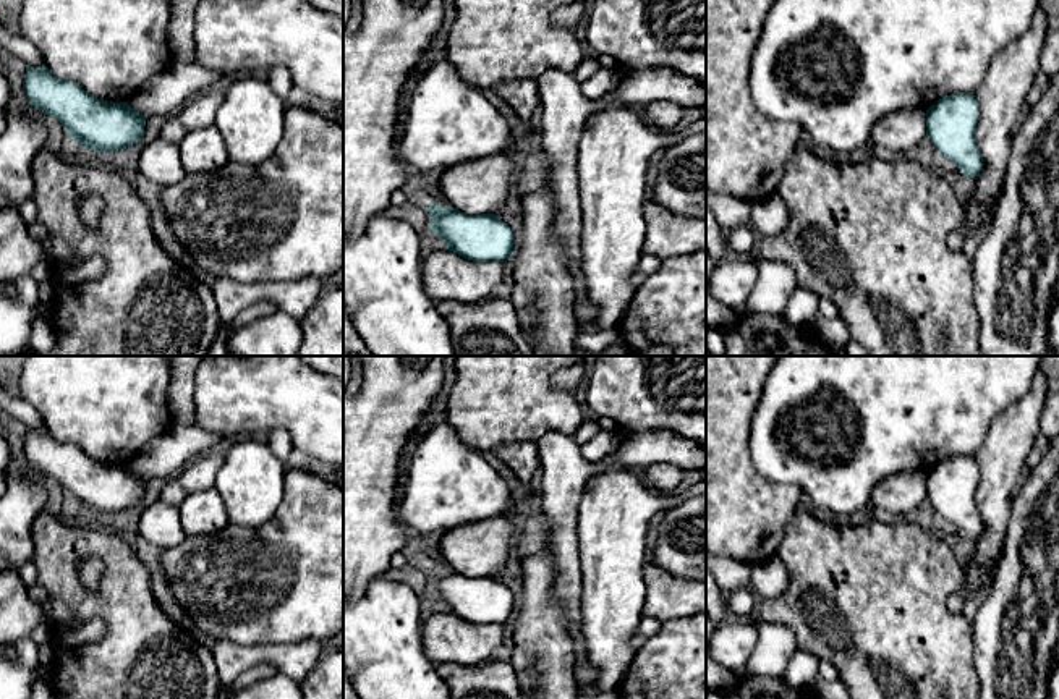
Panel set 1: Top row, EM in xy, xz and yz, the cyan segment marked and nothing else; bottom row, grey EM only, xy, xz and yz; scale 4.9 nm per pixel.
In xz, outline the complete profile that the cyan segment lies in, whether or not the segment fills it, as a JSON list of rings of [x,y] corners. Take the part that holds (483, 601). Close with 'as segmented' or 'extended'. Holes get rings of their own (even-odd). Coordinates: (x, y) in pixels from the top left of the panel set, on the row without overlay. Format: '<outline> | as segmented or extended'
[[[426,565],[426,568],[429,573],[429,594],[437,597],[447,607],[447,612],[474,625],[504,625],[513,616],[513,595],[495,576],[468,578],[450,568],[436,565]]] | as segmented

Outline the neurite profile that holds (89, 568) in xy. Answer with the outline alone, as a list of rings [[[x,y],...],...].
[[[84,557],[78,561],[78,574],[84,587],[91,592],[97,591],[99,581],[104,573],[104,563],[99,557]]]

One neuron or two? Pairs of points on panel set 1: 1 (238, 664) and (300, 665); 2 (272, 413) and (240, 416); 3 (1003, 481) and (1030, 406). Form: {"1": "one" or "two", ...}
{"1": "one", "2": "one", "3": "one"}

